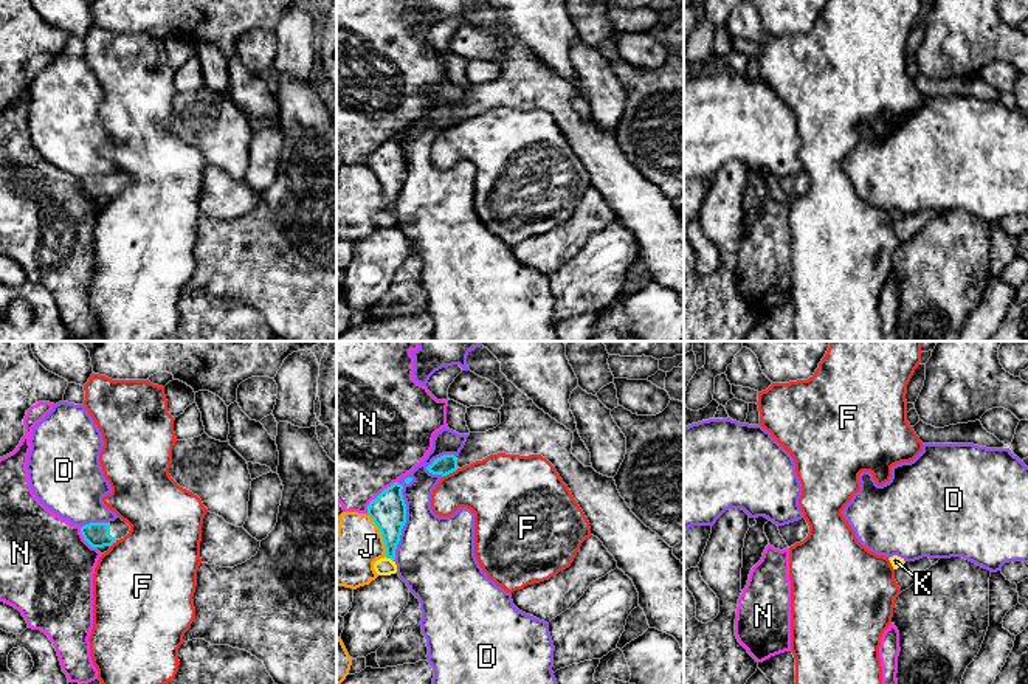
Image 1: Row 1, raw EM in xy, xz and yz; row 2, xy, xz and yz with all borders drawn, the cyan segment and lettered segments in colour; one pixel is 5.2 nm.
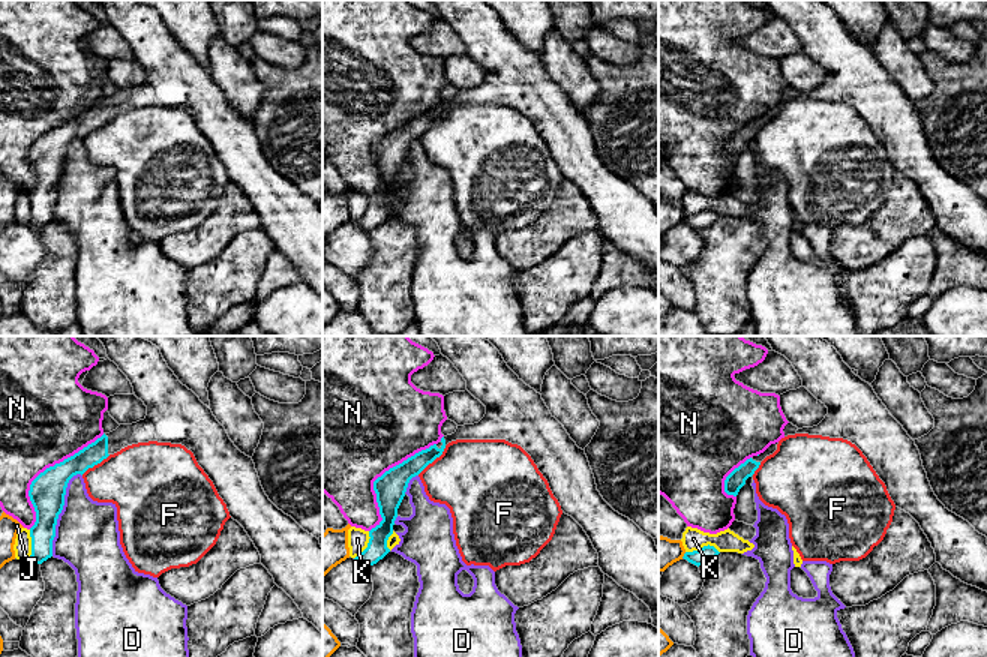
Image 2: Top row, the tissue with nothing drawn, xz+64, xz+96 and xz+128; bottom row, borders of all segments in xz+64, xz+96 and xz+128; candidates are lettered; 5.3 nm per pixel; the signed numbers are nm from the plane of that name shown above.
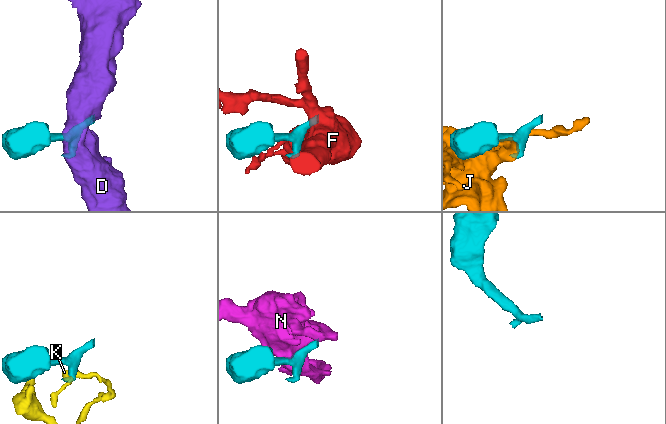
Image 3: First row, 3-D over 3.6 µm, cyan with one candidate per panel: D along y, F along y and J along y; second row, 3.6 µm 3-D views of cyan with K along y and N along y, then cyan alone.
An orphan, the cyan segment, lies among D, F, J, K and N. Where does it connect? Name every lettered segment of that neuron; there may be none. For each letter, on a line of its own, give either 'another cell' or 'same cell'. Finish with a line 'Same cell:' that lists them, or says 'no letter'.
D: another cell
F: another cell
J: another cell
K: another cell
N: another cell
Same cell: no letter

